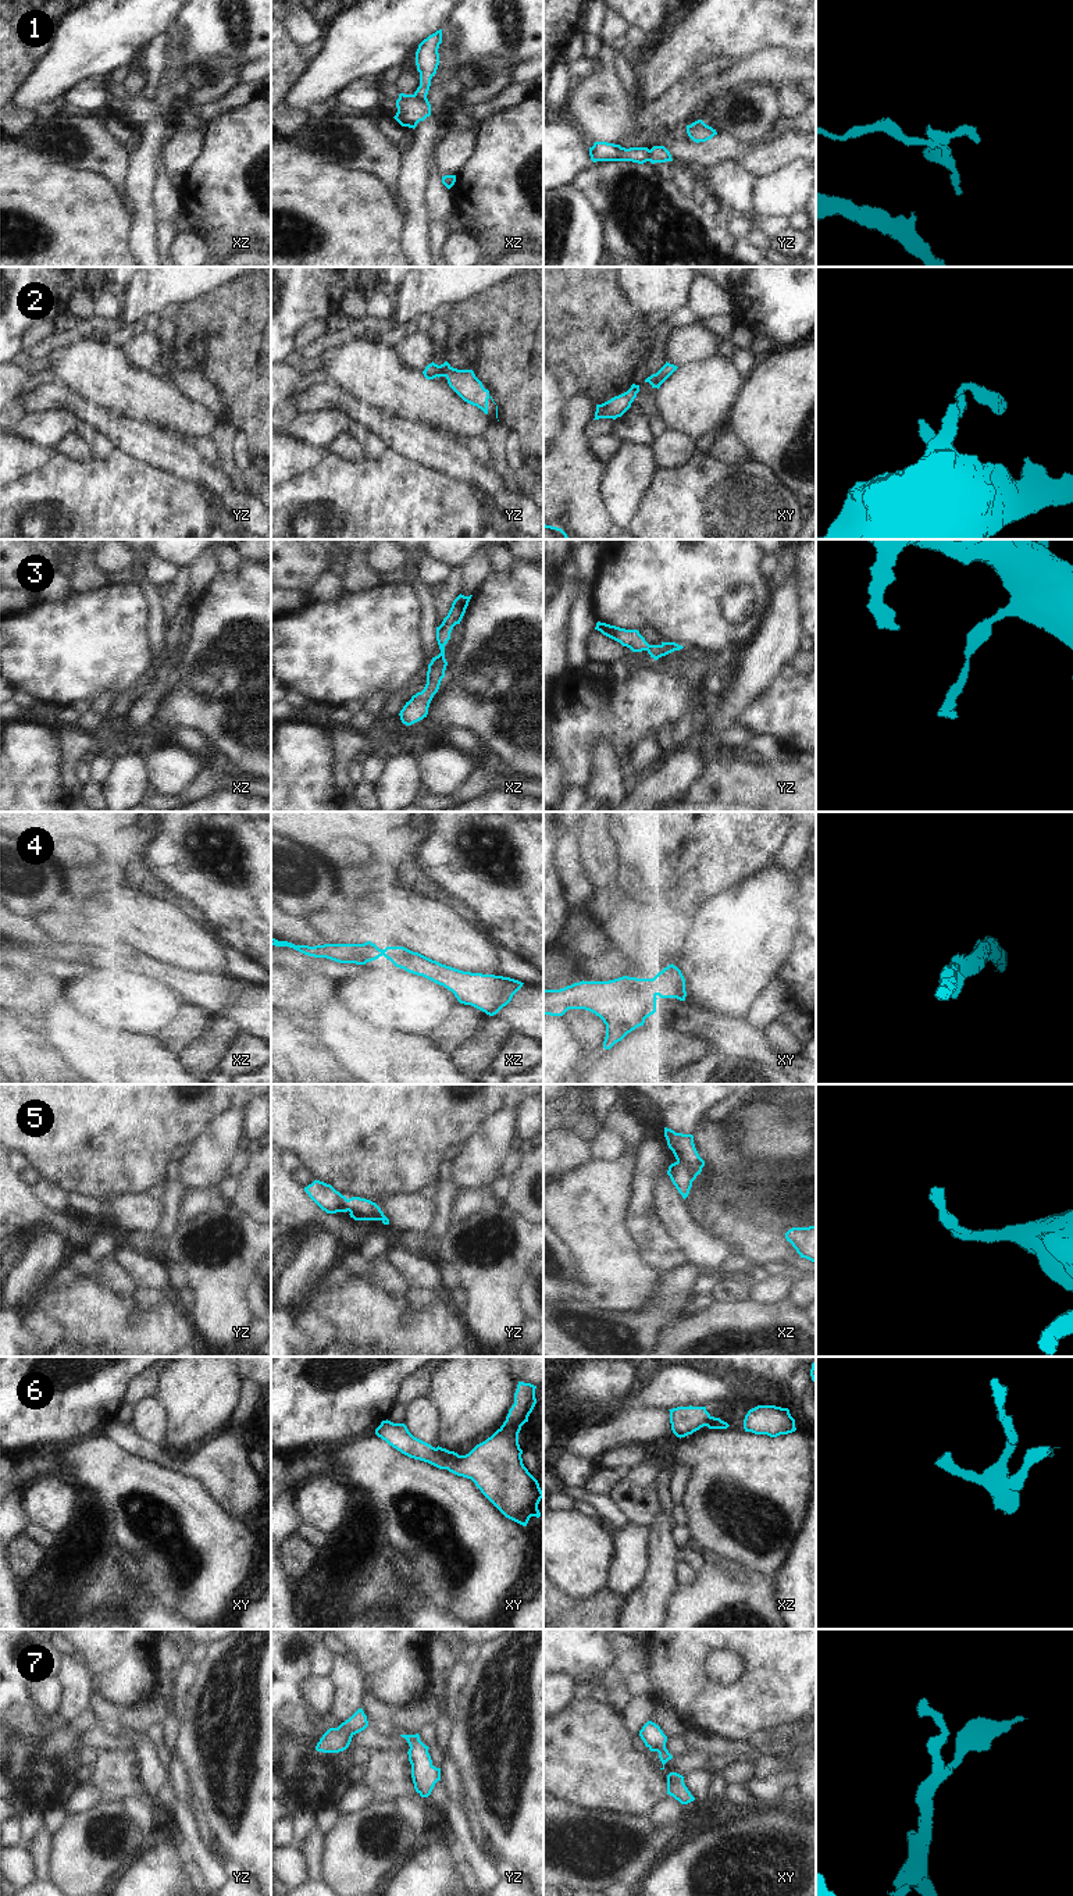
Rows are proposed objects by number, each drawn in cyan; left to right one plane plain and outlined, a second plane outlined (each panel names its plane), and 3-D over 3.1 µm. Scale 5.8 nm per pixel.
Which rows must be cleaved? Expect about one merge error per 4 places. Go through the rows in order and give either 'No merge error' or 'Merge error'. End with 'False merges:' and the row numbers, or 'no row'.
1: Merge error
2: No merge error
3: No merge error
4: No merge error
5: No merge error
6: No merge error
7: No merge error
False merges: 1.

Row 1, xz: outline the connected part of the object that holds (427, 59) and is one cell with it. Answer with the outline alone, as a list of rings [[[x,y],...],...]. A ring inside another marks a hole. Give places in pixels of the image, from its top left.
[[[442,29],[424,39],[416,51],[416,65],[420,72],[420,86],[414,92],[414,96],[420,100],[425,100],[431,79],[436,74],[439,65],[439,44],[442,43]]]

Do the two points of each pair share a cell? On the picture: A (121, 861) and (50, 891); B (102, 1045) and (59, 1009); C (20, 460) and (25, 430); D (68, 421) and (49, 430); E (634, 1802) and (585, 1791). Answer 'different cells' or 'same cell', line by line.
A: different cells
B: same cell
C: different cells
D: same cell
E: same cell

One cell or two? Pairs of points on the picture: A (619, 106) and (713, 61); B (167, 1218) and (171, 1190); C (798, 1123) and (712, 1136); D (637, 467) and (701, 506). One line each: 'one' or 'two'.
A: two
B: one
C: two
D: two

